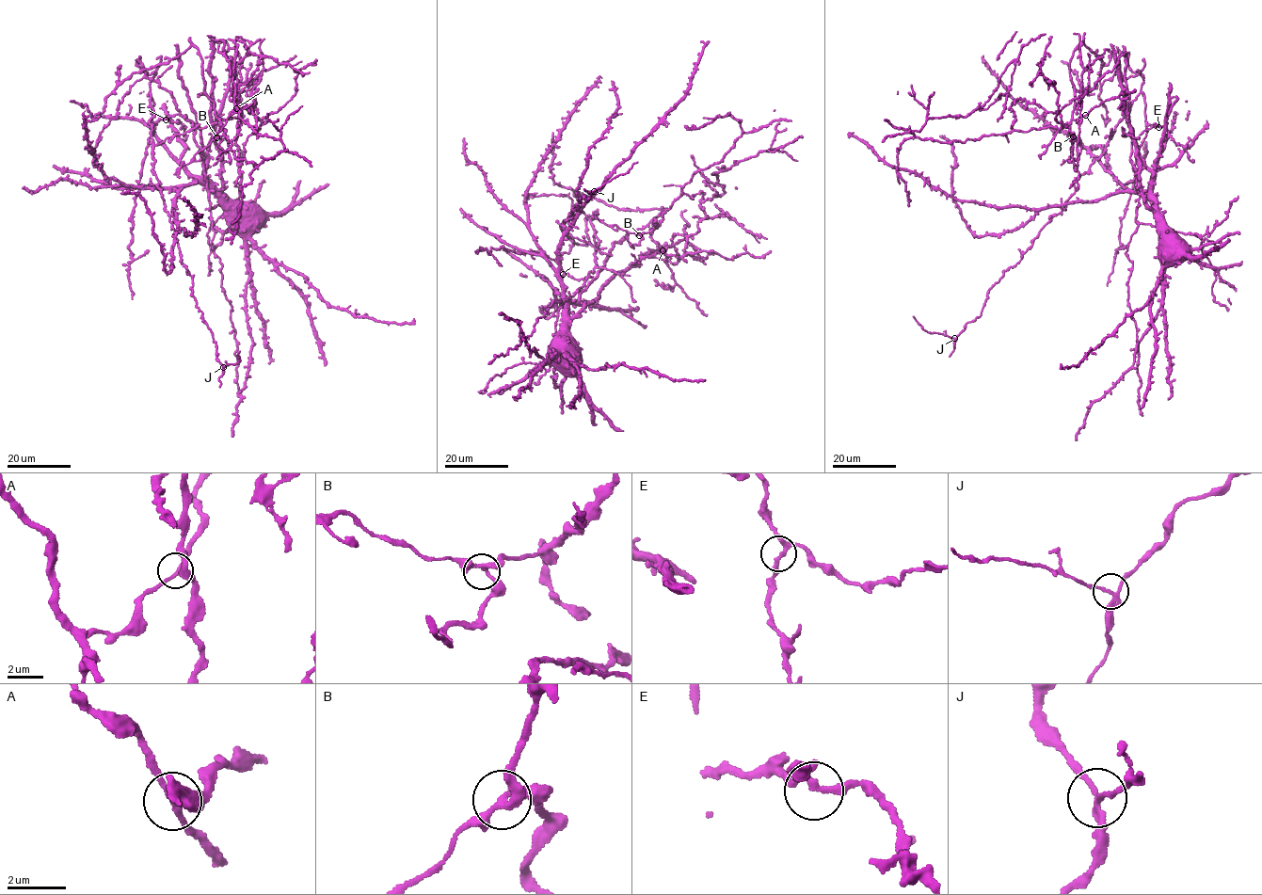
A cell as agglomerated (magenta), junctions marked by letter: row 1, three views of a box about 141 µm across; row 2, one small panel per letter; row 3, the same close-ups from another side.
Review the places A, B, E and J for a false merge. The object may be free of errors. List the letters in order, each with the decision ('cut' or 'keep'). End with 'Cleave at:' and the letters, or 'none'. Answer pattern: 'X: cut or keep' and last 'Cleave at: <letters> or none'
A: keep
B: keep
E: keep
J: cut
Cleave at: J

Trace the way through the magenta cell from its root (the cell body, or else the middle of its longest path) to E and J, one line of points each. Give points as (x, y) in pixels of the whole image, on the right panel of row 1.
E: (1162, 244), (1160, 249), (1151, 201), (1124, 185), (1134, 181), (1146, 126), (1158, 127)
J: (1162, 244), (1151, 201), (1124, 185), (1134, 181), (1146, 135), (1141, 93), (1062, 211), (954, 339)

